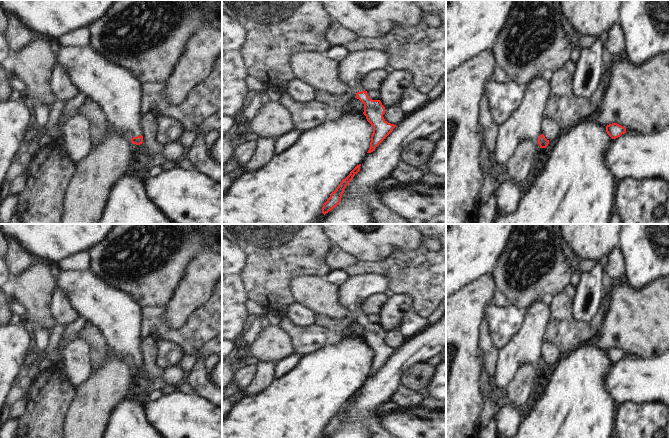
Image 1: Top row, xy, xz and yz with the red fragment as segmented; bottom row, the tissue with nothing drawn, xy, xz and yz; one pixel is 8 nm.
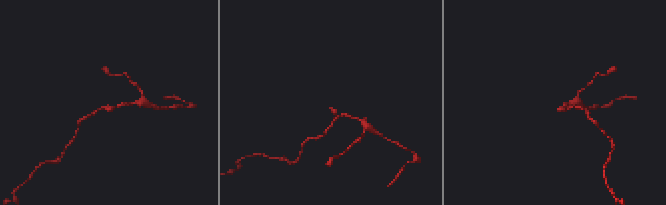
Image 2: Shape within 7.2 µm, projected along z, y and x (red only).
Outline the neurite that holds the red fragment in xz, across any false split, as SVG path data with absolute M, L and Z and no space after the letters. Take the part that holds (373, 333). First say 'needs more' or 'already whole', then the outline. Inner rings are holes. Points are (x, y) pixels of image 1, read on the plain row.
needs more; M365 273L350 278L339 286L339 302L355 316L357 323L364 328L363 338L373 351L370 372L371 377L393 355L396 349L388 347L383 339L385 331L380 324L369 322L367 315L361 309L362 303L374 294L383 294L389 288L389 281L385 276L375 273Z

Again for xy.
needs more; M91 269L83 272L56 270L56 279L57 288L65 292L78 315L97 328L115 352L128 357L132 368L142 368L142 308L127 293L102 281Z

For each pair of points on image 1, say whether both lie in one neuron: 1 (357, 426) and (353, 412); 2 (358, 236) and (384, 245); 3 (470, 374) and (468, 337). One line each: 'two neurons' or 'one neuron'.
1: one neuron
2: one neuron
3: one neuron

